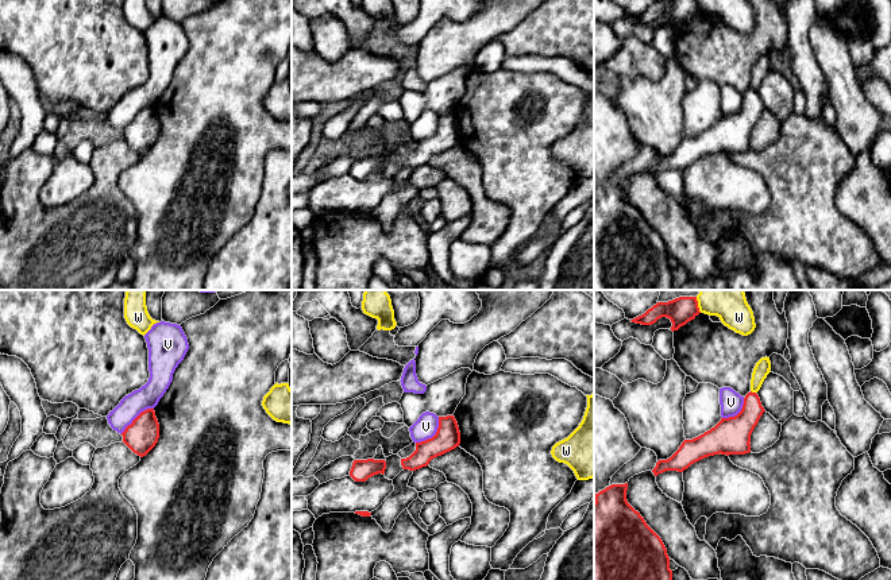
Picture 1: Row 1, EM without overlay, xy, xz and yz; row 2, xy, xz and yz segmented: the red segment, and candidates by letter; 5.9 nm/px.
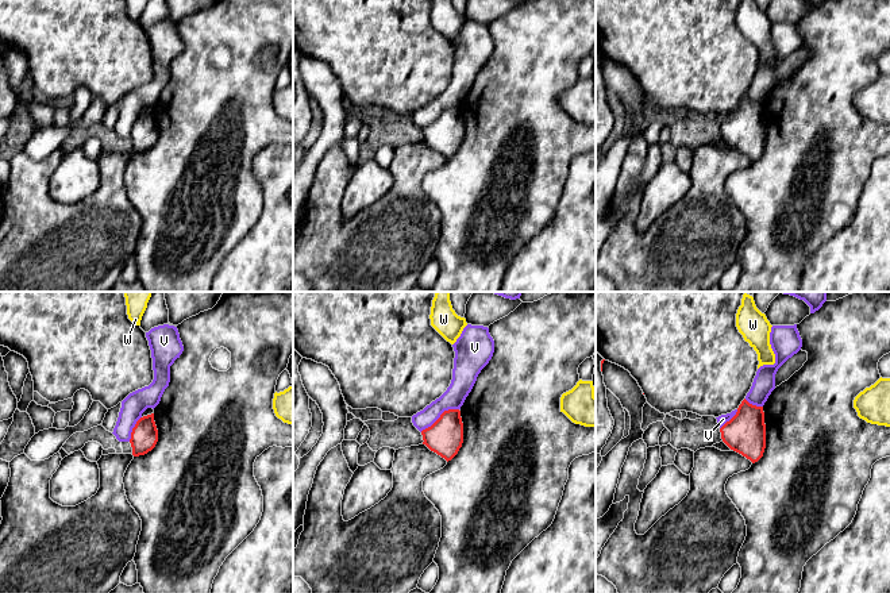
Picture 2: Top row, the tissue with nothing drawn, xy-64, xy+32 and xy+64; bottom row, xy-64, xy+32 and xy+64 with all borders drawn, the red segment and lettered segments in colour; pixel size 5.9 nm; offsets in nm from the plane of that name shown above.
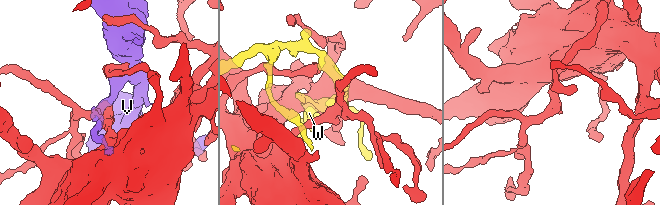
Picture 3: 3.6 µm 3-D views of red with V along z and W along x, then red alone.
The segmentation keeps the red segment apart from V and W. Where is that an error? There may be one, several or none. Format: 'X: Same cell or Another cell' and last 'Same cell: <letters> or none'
V: Another cell
W: Another cell
Same cell: none

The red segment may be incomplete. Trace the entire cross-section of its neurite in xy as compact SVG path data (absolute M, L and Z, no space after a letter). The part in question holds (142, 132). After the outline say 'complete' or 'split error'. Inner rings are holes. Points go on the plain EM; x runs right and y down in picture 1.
M154 107L142 109L122 131L123 140L138 154L146 154L158 140L159 121Z; complete

